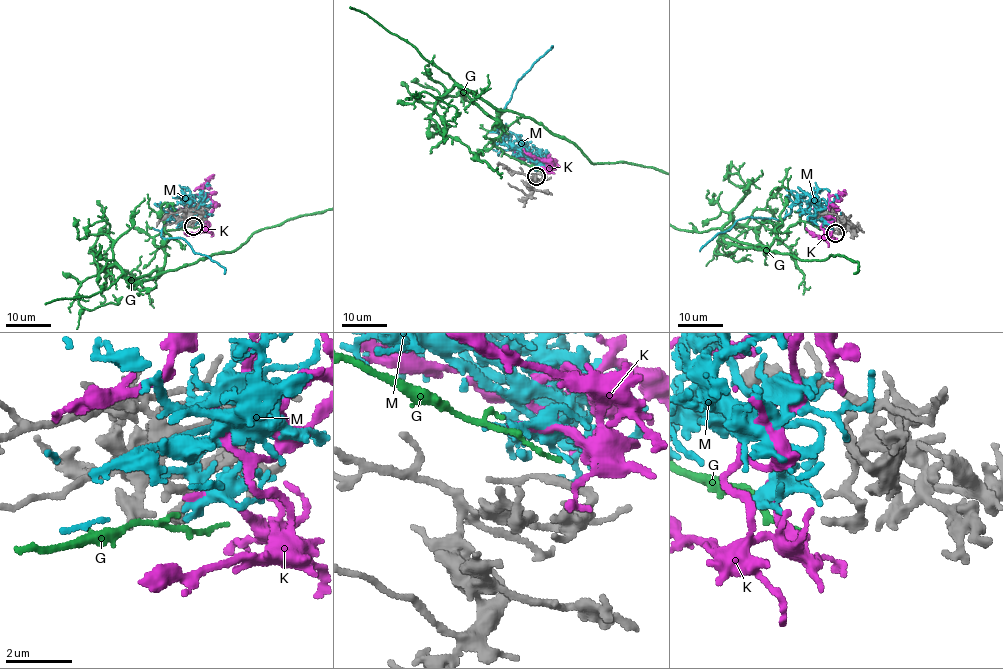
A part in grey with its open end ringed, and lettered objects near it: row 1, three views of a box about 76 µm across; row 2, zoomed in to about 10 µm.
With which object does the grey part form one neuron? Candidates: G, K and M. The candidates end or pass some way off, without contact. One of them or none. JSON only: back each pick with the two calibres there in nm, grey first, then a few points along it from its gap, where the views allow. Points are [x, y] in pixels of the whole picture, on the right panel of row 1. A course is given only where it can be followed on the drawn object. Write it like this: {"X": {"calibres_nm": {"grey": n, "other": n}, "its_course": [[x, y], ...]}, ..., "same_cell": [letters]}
{"K": {"calibres_nm": {"grey": 320, "other": 240}, "its_course": [[836, 239], [824, 234], [821, 225], [830, 215], [833, 203], [823, 209], [813, 209]]}, "same_cell": ["K"]}

